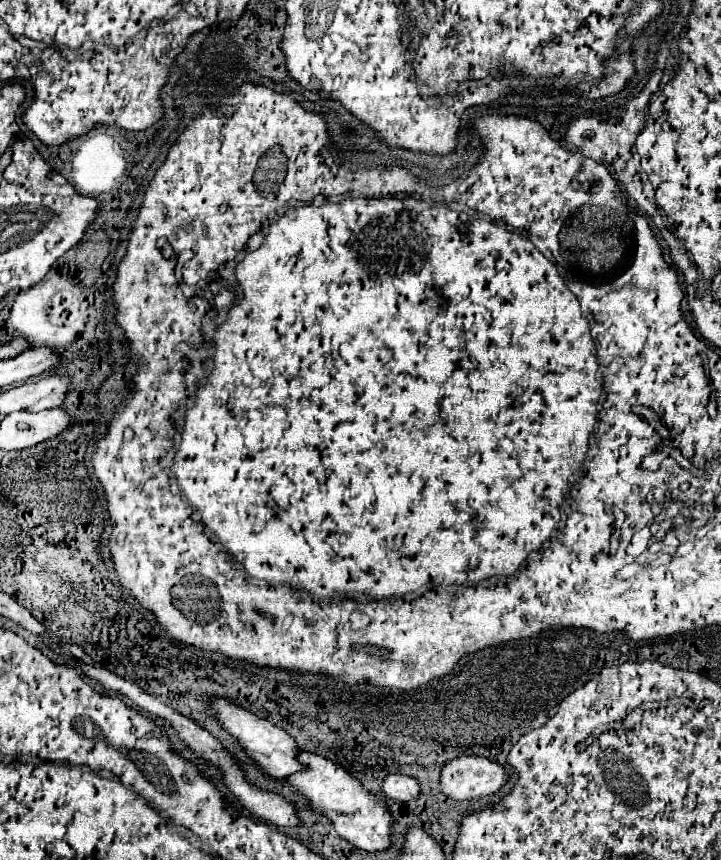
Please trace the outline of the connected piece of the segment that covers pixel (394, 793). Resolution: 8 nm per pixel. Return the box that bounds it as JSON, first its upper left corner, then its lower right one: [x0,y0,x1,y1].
[380,773,420,801]

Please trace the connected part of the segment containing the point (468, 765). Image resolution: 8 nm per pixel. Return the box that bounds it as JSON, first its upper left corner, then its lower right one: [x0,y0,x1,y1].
[438,755,506,799]

